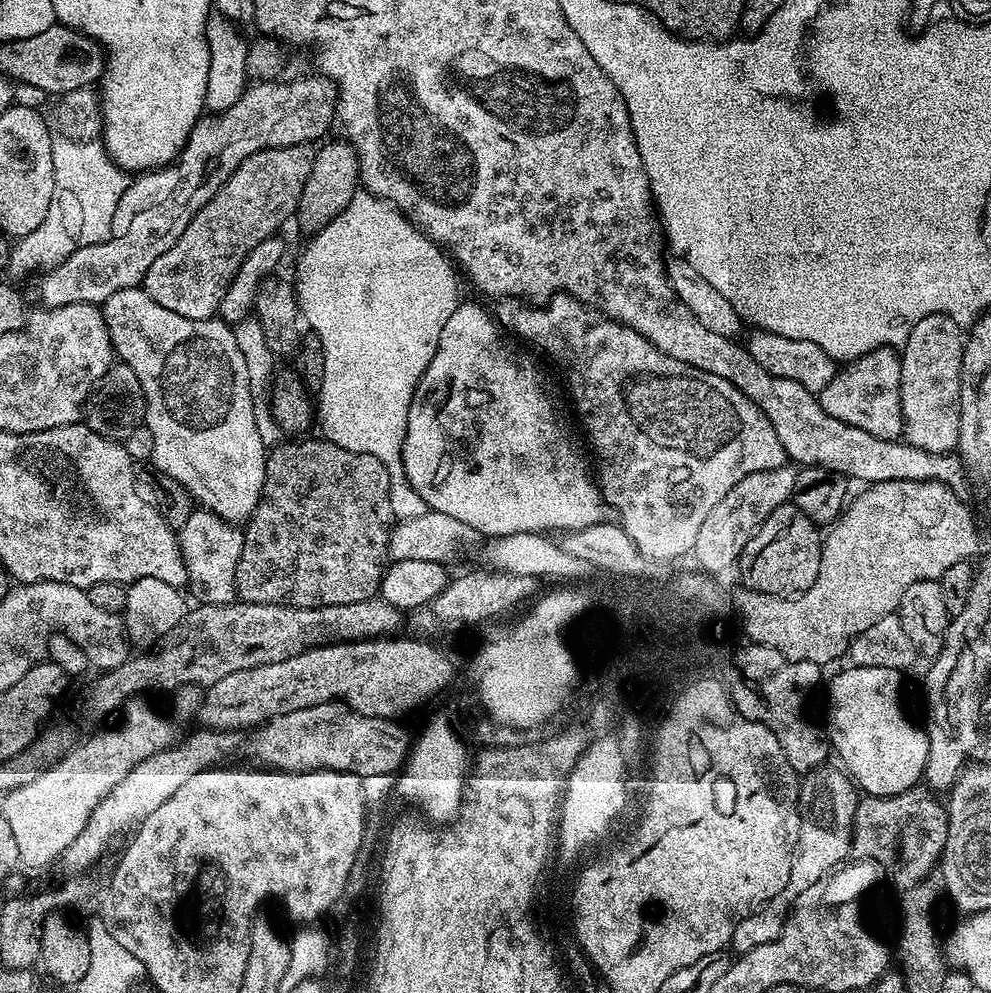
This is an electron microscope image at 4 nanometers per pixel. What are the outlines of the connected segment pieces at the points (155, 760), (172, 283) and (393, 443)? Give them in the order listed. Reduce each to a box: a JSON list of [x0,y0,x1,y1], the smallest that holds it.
[[62,730,238,872],[143,144,316,320],[294,200,462,520]]

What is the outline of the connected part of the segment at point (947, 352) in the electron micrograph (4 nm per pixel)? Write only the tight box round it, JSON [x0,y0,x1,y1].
[899,312,965,454]

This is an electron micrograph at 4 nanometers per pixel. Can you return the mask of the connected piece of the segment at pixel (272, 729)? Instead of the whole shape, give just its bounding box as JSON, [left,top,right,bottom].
[248,702,409,776]

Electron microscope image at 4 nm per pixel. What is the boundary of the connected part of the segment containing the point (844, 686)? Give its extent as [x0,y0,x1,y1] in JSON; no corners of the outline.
[826,666,928,796]

